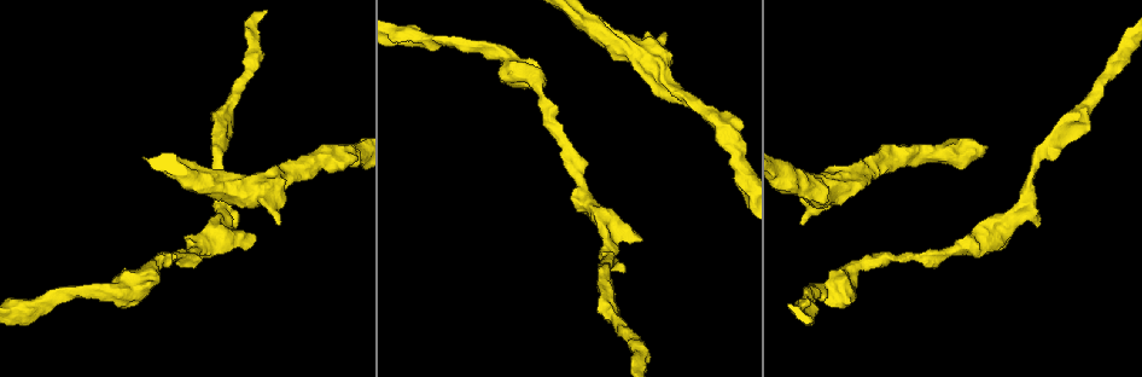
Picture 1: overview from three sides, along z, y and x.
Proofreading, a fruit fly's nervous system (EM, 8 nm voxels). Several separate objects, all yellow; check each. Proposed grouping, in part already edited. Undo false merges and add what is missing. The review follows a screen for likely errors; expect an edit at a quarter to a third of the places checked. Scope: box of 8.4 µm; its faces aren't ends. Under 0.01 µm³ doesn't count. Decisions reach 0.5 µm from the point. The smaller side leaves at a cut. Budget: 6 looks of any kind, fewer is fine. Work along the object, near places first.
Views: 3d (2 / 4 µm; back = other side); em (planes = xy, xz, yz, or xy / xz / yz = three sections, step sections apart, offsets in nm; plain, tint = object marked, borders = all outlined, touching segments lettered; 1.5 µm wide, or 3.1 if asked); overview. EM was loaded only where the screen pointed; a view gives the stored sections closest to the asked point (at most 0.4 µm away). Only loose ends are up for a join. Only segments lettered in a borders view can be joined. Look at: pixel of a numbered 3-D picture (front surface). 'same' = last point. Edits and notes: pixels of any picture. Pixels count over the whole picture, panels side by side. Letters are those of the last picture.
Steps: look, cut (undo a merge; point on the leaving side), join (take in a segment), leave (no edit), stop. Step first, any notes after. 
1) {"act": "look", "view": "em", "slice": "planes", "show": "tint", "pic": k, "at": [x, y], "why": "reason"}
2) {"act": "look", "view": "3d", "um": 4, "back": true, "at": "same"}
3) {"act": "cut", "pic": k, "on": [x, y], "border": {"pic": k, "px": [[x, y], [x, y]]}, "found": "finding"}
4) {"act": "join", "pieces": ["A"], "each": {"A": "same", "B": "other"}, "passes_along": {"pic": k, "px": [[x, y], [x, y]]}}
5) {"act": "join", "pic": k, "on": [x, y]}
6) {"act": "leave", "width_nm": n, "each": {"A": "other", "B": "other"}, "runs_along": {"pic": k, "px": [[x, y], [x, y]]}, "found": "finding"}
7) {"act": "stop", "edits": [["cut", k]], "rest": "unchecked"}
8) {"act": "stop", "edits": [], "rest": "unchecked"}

{"act": "look", "view": "em", "slice": "planes", "show": "borders", "pic": 1, "at": [410, 33]}

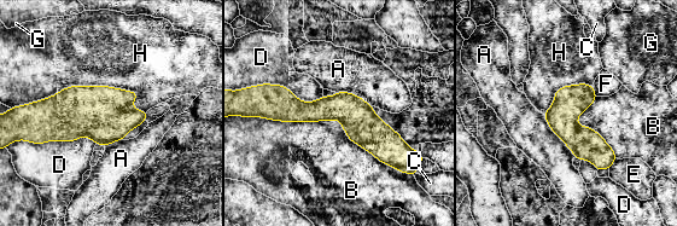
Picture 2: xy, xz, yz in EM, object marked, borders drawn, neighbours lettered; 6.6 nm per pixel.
{"act": "leave", "each": {"A": "other", "B": "other", "C": "other", "D": "other", "E": "other", "F": "other", "G": "other", "H": "other"}, "found": "continuous, no second cell"}

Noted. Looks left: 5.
{"act": "look", "view": "em", "slice": "planes", "show": "borders", "pic": 1, "at": [803, 224], "why": "free end"}

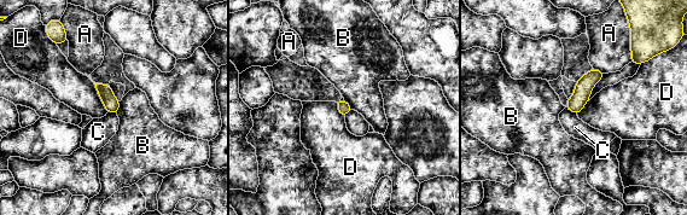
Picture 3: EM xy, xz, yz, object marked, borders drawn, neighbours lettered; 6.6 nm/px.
{"act": "leave", "longest_contact_nm": ["D", 220], "each": {"A": "other", "B": "other", "C": "other", "D": "other"}, "found": "none of them fits"}

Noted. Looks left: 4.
{"act": "look", "view": "em", "slice": "planes", "show": "borders", "pic": 1, "at": [1009, 238], "why": "stops while still wide"}

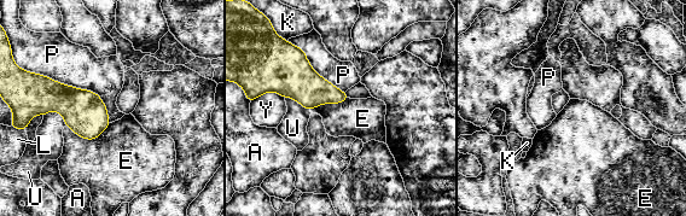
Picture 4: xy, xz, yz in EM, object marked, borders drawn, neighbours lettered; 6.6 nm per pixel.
{"act": "leave", "width_nm": 240, "each": {"A": "other", "E": "other", "K": "other", "L": "other", "P": "other", "U": "other", "Y": "other"}, "found": "none of them fits"}

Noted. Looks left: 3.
{"act": "stop", "edits": [], "rest": "unchecked"}

